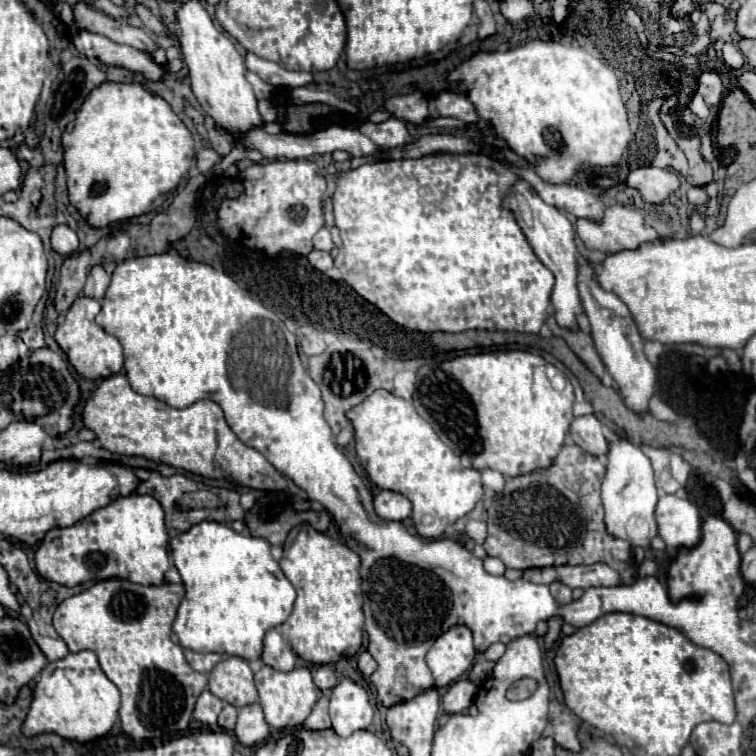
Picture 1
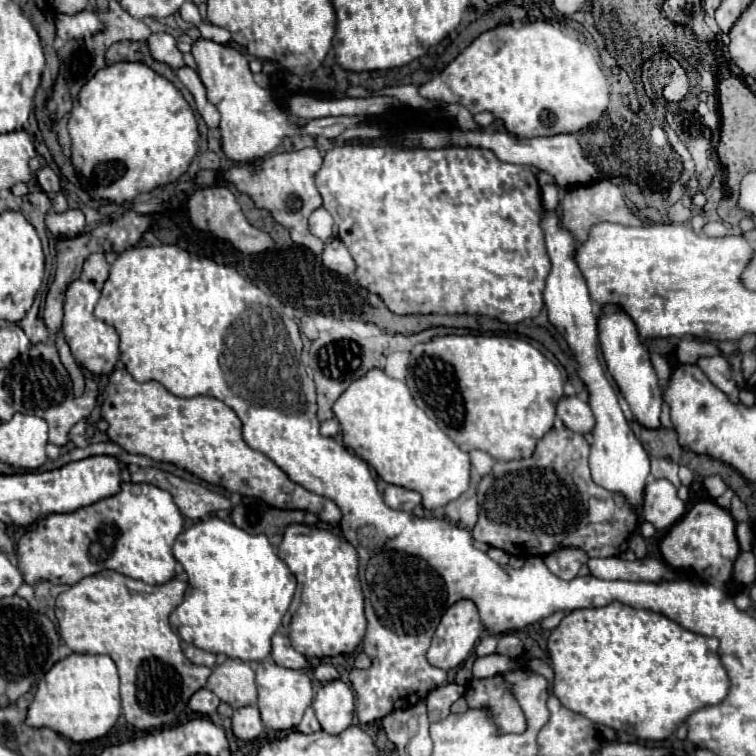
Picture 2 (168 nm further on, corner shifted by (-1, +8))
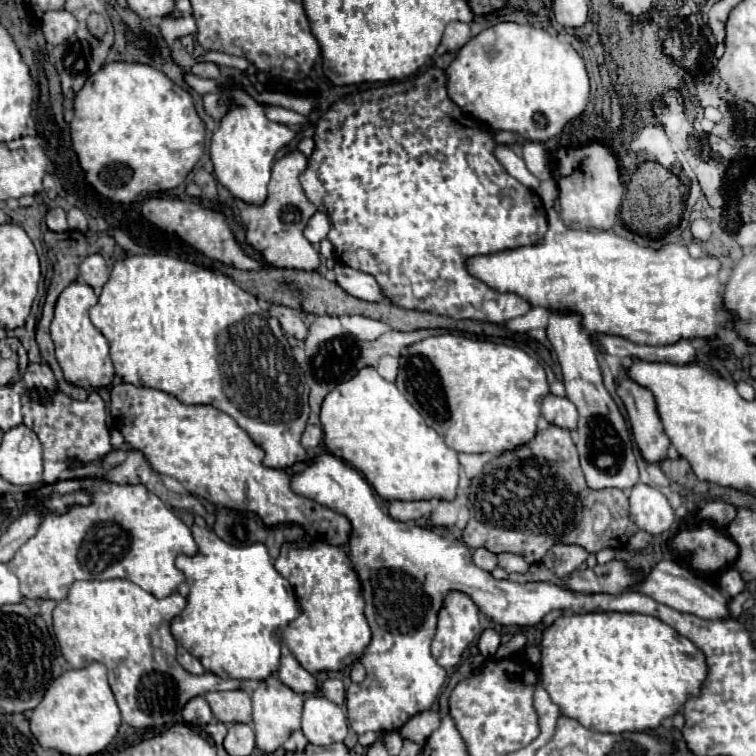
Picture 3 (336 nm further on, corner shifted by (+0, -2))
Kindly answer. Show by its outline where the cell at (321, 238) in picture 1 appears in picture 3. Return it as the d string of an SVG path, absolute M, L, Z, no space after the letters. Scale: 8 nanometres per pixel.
M317 212L317 214L309 220L309 224L307 224L307 228L305 228L305 238L307 238L311 244L319 244L319 242L329 234L329 228L331 228L329 218L327 218L323 212Z

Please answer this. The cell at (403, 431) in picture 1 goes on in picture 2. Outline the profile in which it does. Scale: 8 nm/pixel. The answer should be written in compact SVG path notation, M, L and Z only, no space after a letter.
M374 368L342 392L334 402L332 412L340 422L342 442L354 450L358 458L368 462L384 482L420 492L426 510L442 508L468 490L468 454L414 404L414 398L402 380L394 380L380 368Z

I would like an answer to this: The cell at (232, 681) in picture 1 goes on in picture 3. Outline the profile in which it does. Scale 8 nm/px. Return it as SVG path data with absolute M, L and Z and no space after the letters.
M247 690L209 692L203 696L221 722L251 722L251 696Z

